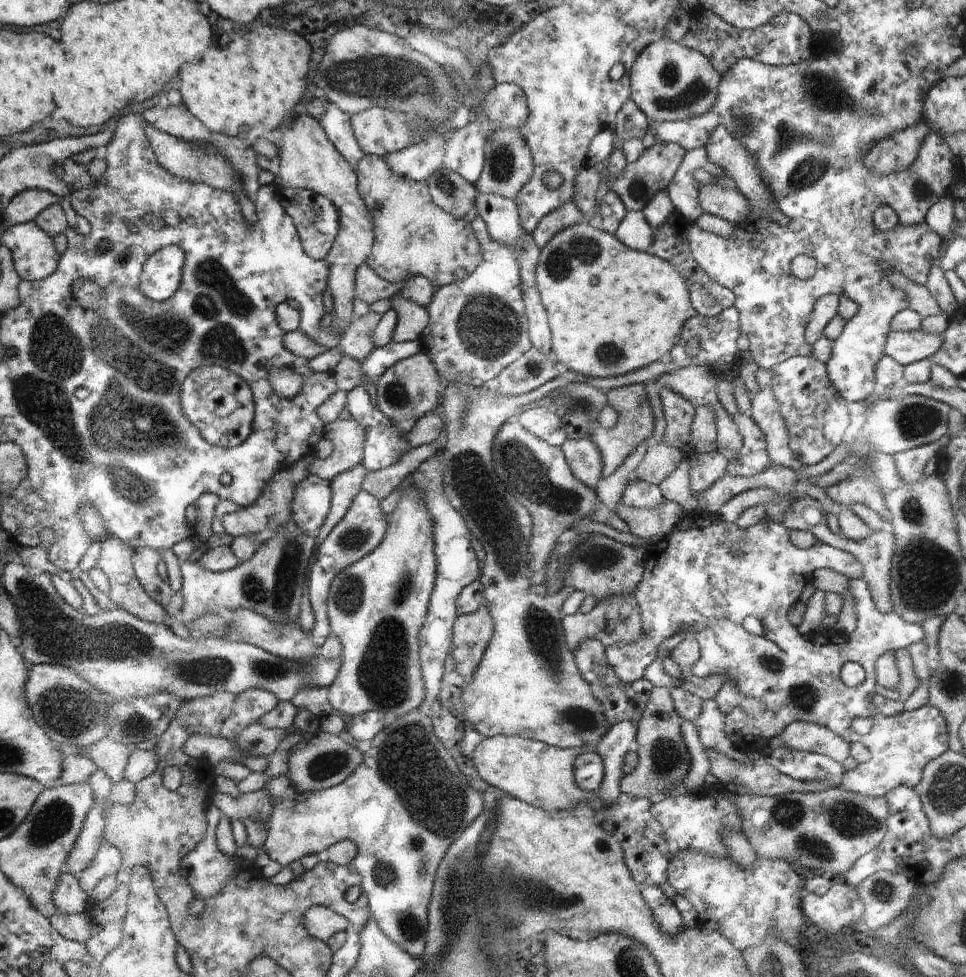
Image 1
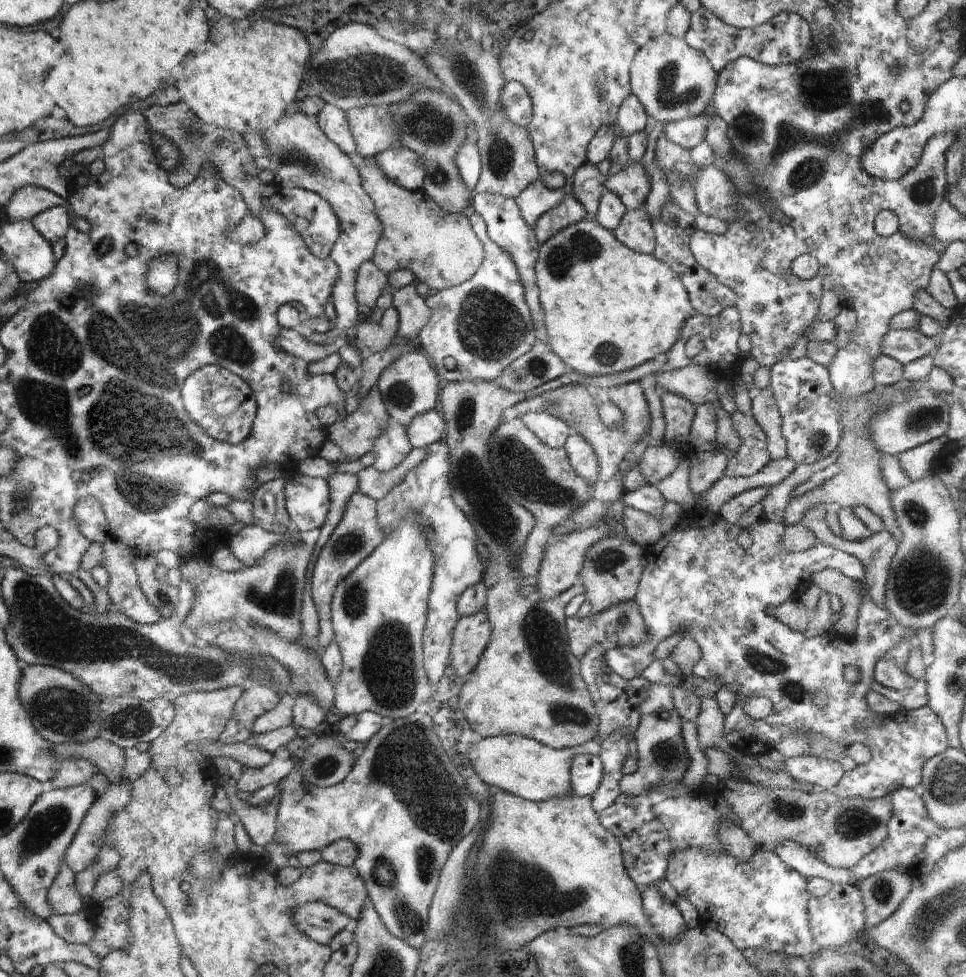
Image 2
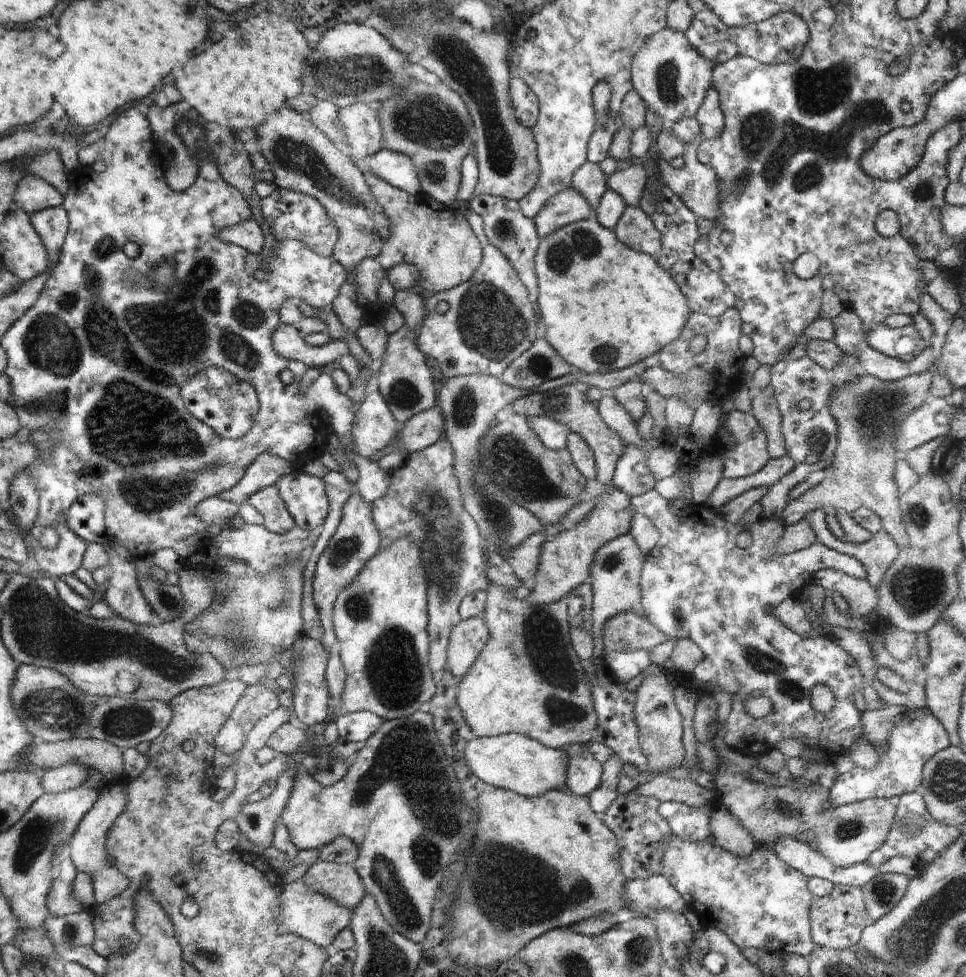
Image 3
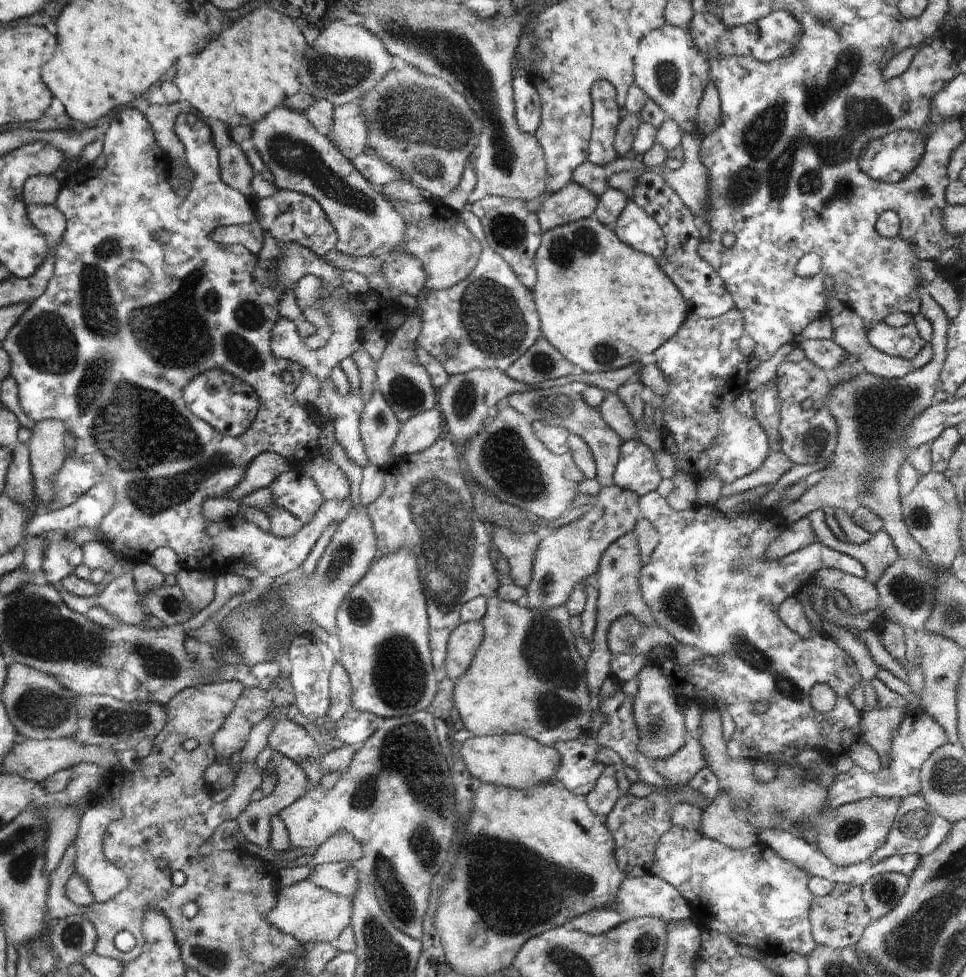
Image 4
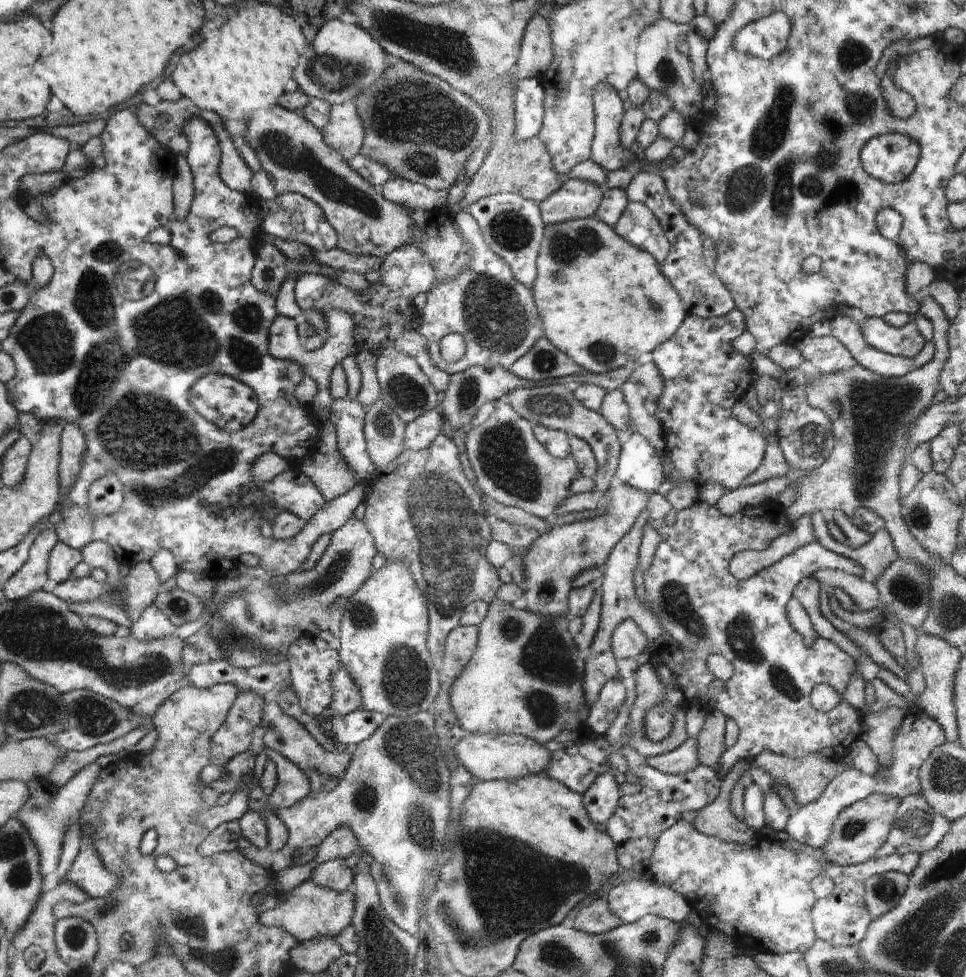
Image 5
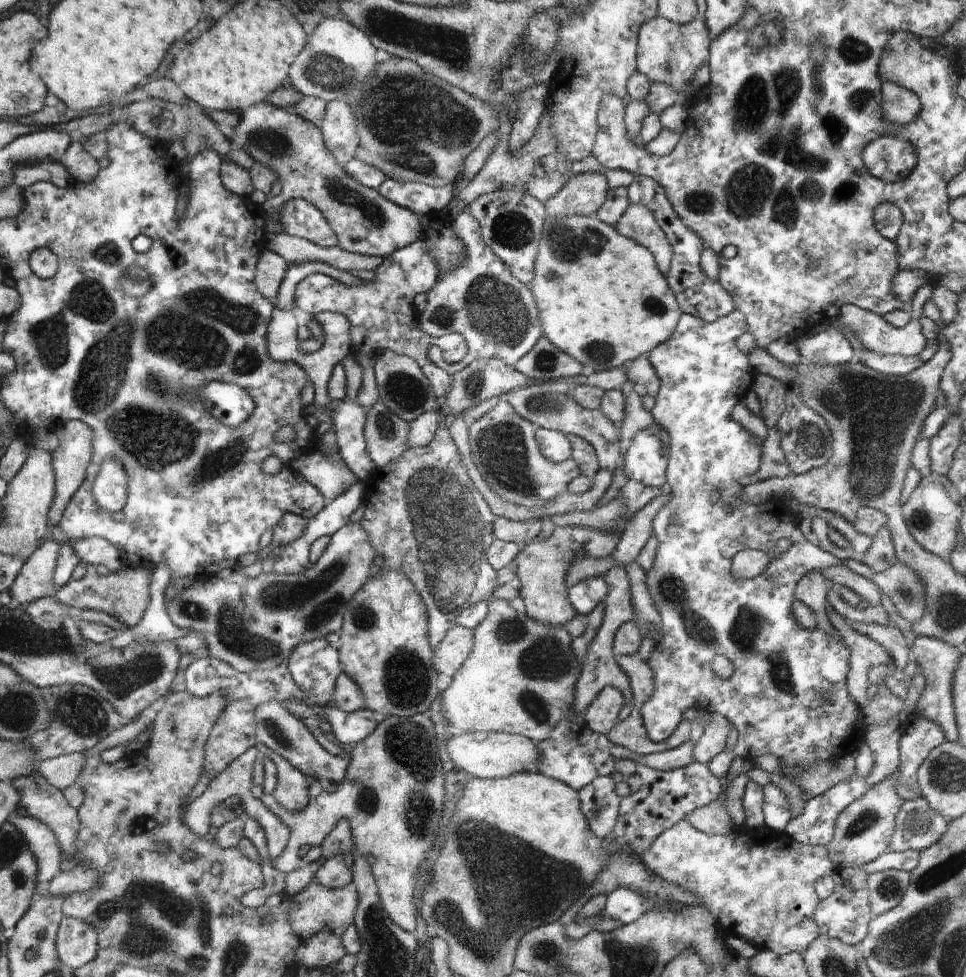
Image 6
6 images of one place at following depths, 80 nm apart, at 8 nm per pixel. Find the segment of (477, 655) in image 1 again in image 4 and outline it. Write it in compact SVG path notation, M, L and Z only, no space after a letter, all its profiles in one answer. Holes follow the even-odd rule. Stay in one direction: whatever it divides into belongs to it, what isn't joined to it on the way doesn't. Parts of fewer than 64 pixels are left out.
M481 621L461 623L449 636L448 658L442 666L441 674L455 681L464 675L473 656L480 648L482 639Z

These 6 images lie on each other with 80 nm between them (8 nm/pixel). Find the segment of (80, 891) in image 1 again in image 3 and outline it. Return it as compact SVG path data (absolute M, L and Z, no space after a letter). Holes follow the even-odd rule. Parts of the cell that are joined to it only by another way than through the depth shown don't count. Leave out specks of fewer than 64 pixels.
M66 857L57 866L56 876L46 896L46 907L50 915L61 917L82 911L83 905L71 895L72 881L76 873L70 857Z

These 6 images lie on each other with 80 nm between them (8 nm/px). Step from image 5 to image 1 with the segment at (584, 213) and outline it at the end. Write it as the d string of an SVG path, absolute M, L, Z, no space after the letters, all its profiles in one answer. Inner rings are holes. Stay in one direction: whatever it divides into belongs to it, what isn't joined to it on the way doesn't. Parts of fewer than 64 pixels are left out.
M570 199L568 203L543 216L530 236L537 248L542 249L555 234L582 221L583 214L574 204L573 199Z

